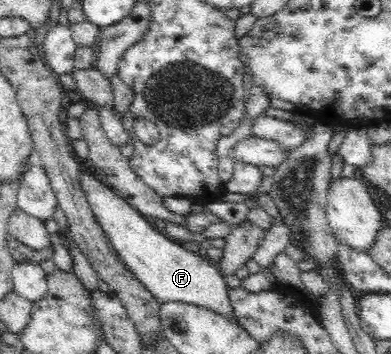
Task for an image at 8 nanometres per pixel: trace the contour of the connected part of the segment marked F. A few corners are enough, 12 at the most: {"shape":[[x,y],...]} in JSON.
{"shape":[[89,171],[114,250],[158,302],[238,322],[225,278]]}

